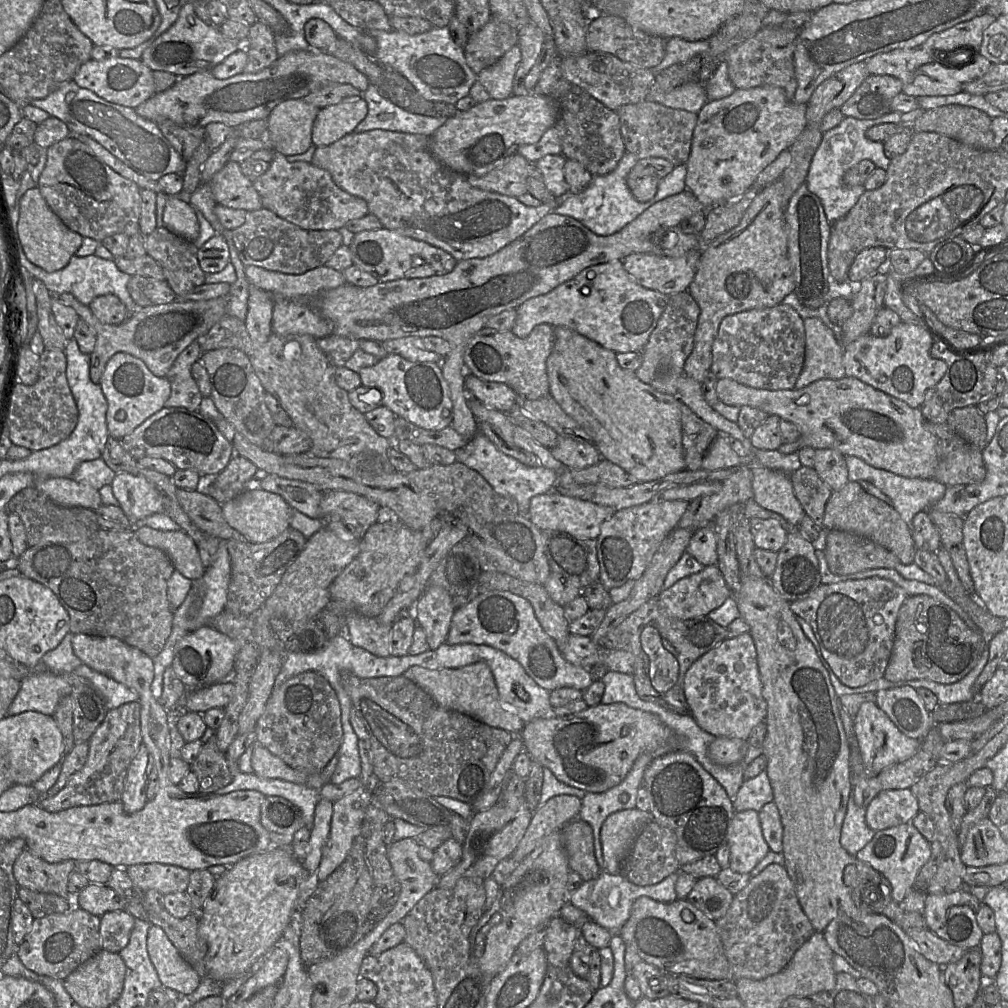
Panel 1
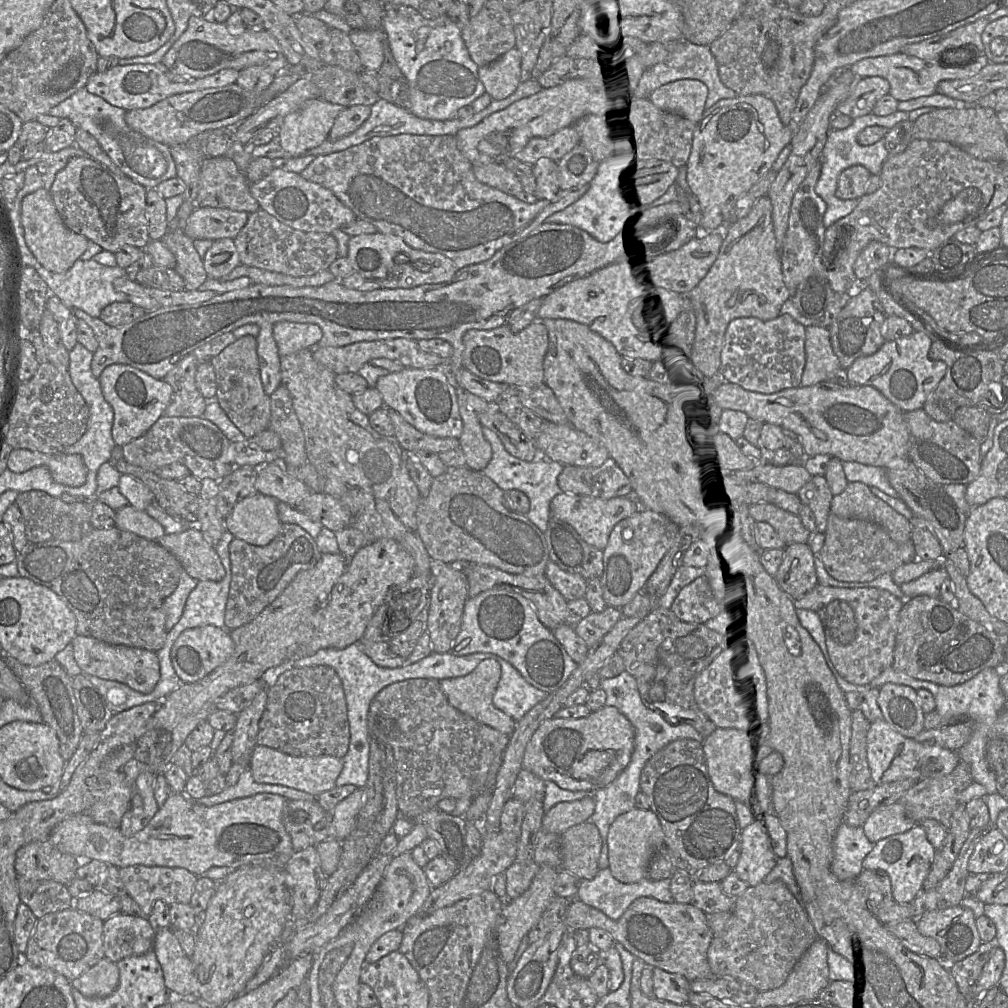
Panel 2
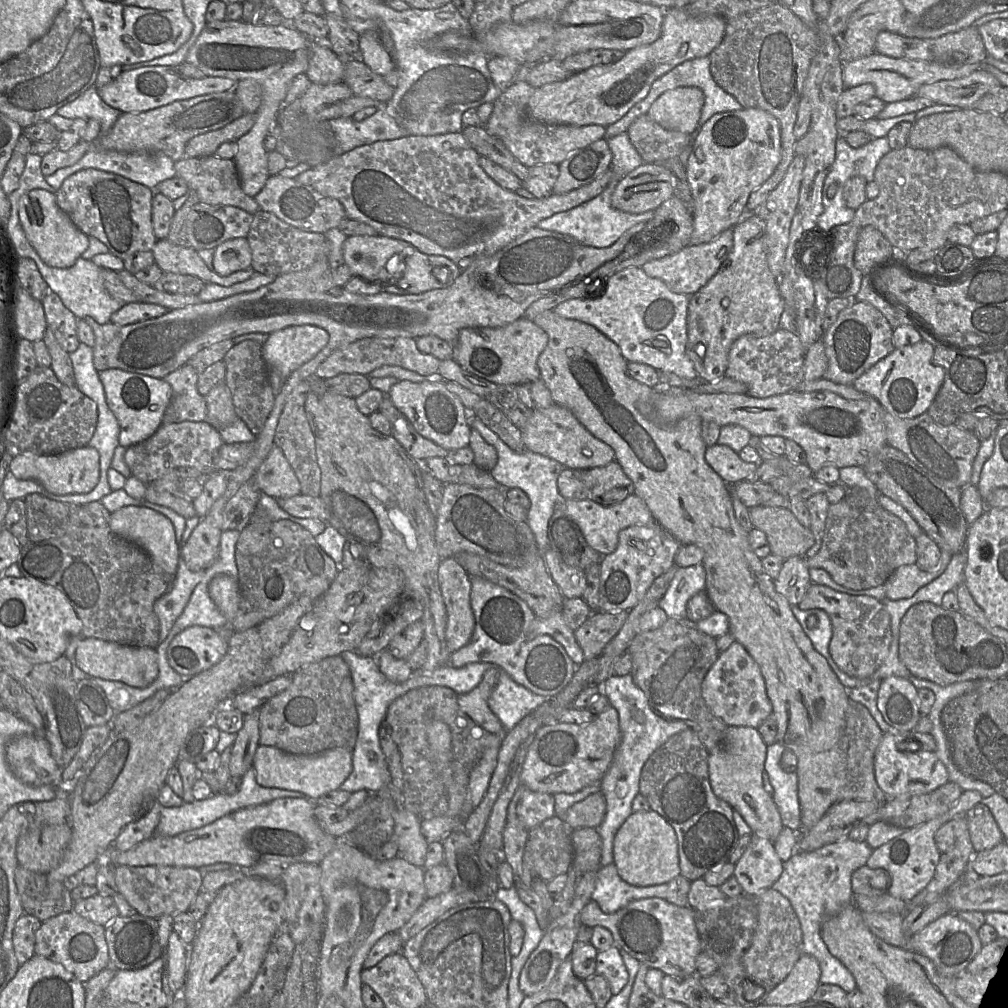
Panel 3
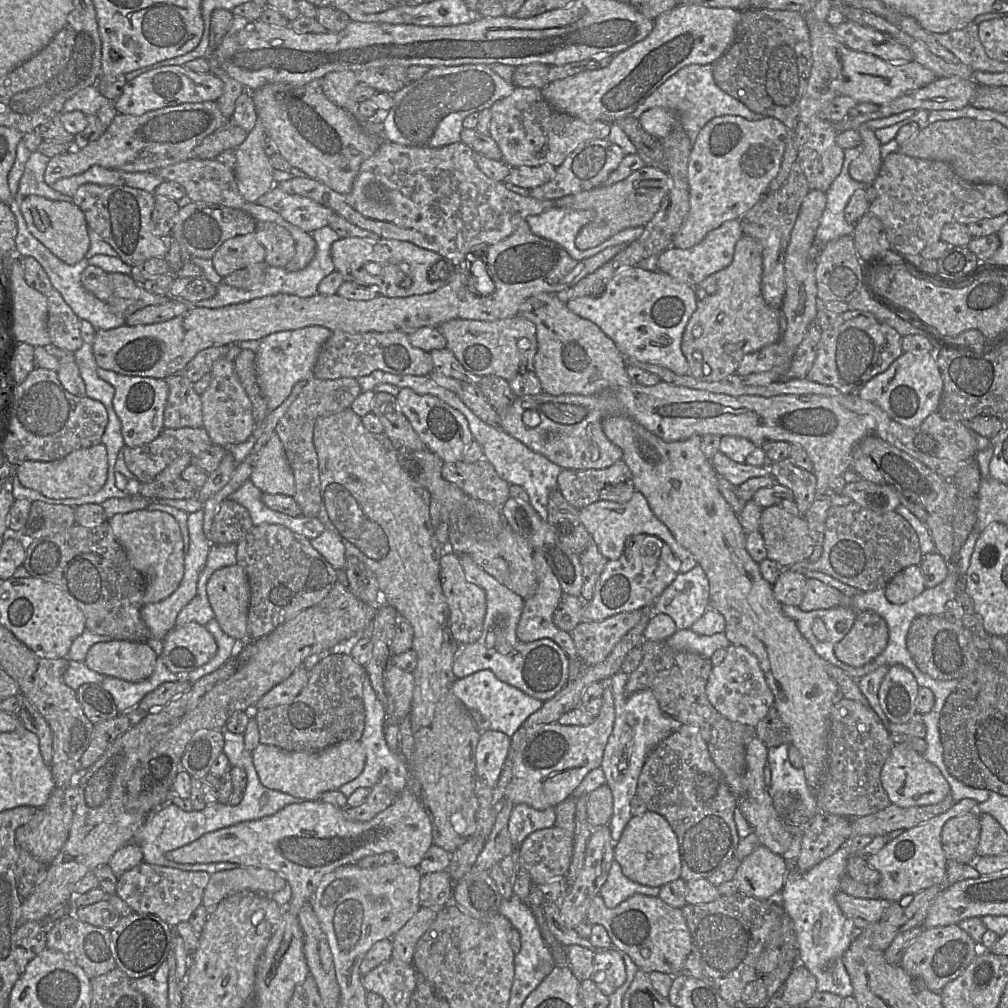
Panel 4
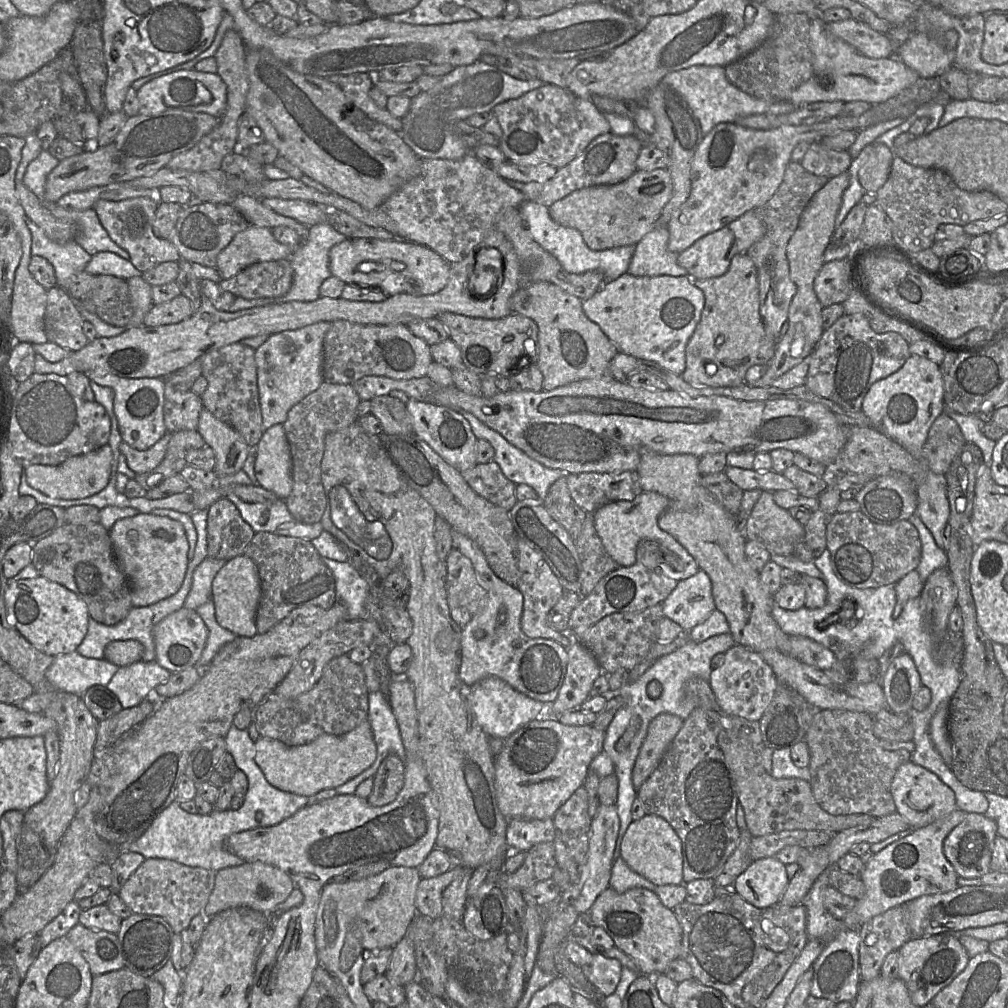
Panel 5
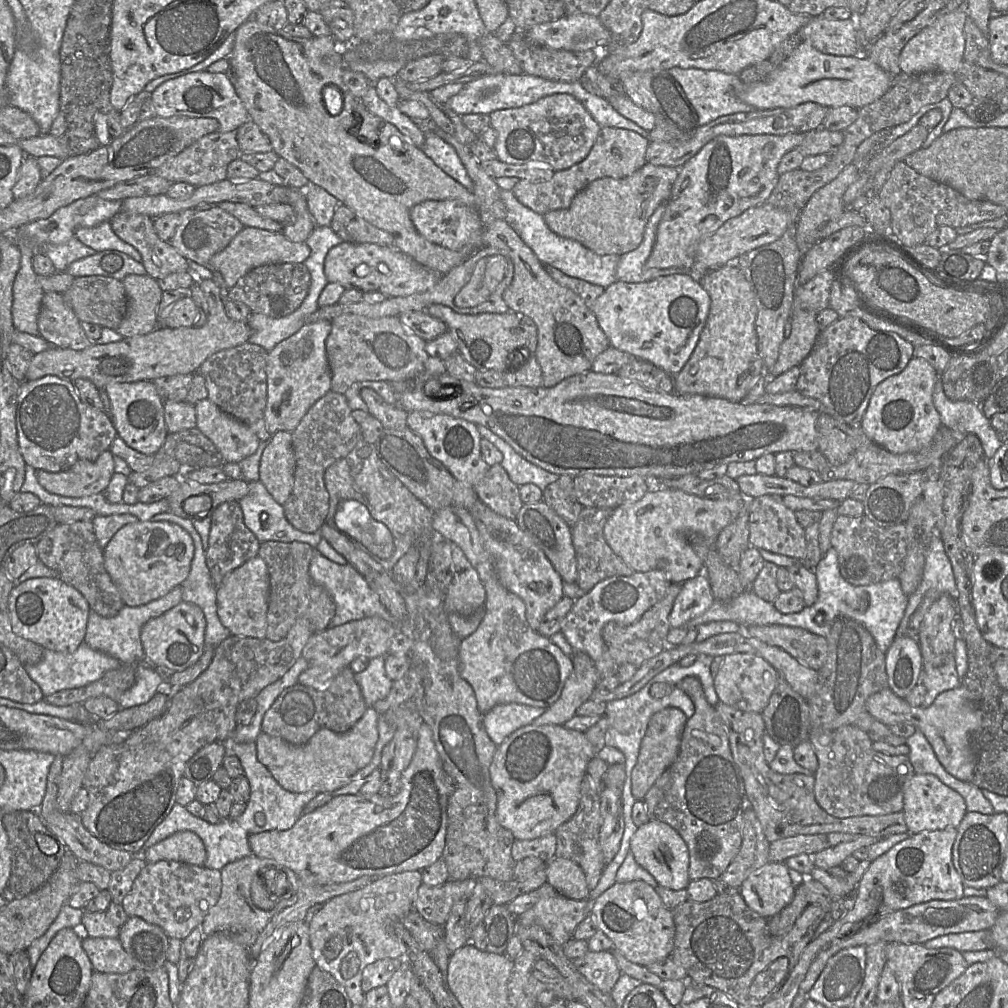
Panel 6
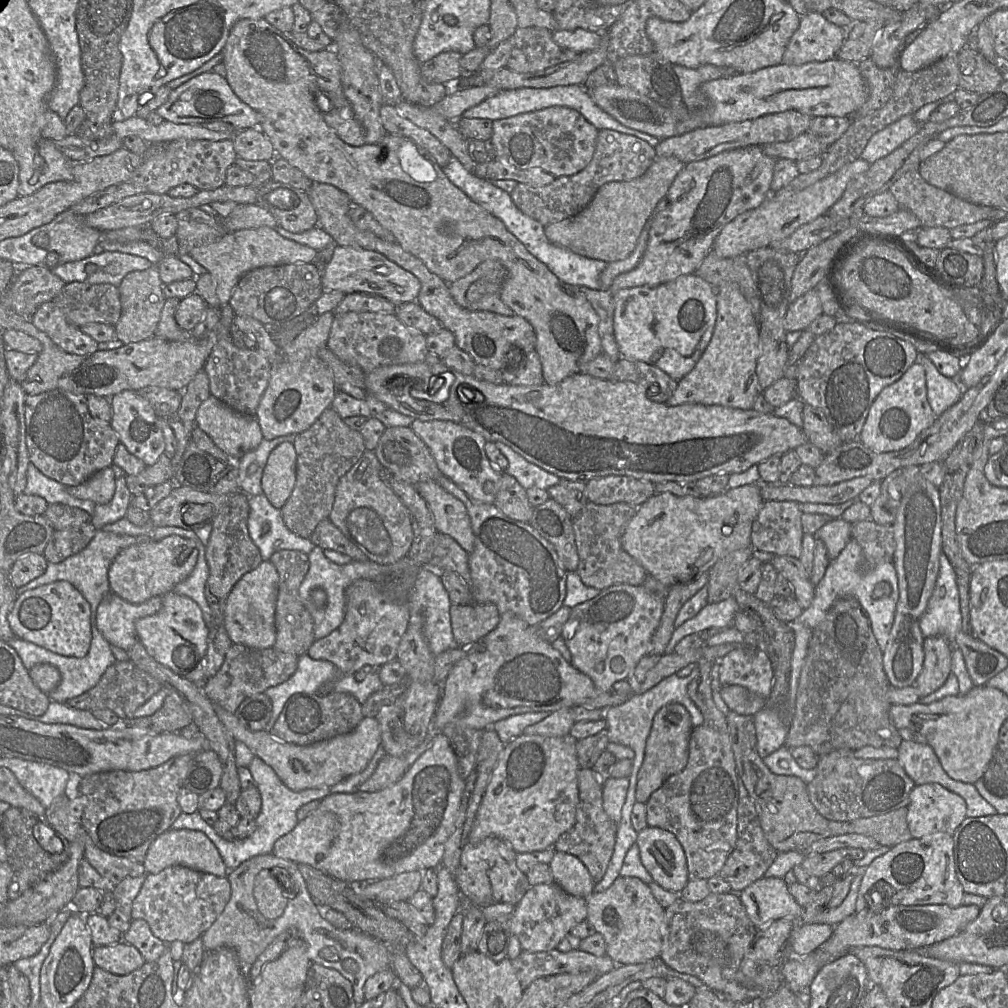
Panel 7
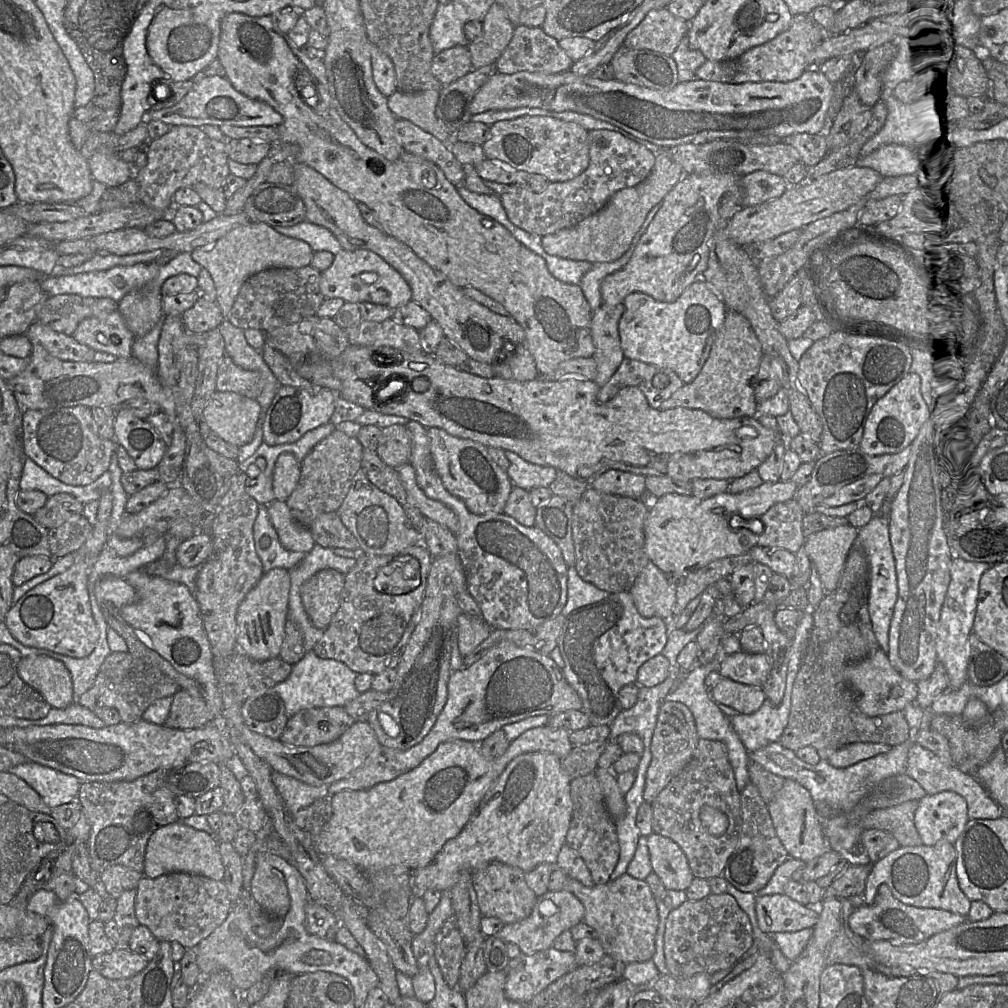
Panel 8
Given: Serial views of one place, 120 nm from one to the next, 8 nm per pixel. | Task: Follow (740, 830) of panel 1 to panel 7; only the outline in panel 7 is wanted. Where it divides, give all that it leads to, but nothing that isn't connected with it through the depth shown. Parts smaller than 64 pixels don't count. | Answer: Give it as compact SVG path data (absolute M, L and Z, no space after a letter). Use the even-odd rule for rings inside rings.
M764 876L743 889L740 892L739 898L749 918L757 928L764 927L770 922L781 918L796 921L803 910L803 907L789 893L788 885L783 878Z

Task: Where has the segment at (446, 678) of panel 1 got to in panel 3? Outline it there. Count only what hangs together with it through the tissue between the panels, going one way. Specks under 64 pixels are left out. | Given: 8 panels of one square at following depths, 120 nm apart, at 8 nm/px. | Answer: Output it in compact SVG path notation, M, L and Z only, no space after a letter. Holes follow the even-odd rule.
M496 668L487 669L480 683L471 691L458 695L458 705L476 723L494 734L505 734L505 729L496 714L490 709L488 698L498 680Z

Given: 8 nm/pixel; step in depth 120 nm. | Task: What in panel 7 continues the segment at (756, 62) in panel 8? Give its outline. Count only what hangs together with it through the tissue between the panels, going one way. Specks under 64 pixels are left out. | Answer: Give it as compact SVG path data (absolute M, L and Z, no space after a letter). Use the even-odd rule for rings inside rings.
M808 13L801 17L781 63L802 65L834 59L844 42L846 31L827 21L822 13Z

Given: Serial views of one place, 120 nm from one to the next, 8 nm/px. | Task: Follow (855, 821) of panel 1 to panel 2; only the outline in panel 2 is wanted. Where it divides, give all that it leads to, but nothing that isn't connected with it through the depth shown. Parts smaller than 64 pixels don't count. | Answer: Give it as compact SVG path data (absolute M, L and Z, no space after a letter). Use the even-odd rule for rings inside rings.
M842 822L833 840L831 870L841 881L855 880L863 869L863 860L874 847L863 826L851 827Z

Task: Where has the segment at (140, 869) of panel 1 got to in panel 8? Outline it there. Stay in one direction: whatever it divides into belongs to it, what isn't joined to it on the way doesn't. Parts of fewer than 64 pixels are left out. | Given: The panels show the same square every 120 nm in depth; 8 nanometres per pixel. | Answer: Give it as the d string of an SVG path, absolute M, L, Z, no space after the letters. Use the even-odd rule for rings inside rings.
M183 872L164 874L157 878L143 877L137 886L135 914L161 942L179 942L186 949L198 945L227 918L232 902L223 881Z

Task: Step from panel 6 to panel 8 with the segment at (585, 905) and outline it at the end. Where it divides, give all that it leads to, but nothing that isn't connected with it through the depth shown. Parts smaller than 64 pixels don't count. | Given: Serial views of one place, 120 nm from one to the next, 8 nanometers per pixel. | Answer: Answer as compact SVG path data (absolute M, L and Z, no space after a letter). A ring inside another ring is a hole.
M548 891L537 897L531 914L518 922L506 924L496 936L505 942L515 943L523 954L534 954L552 947L555 940L565 931L583 922L585 907L572 893L567 891Z

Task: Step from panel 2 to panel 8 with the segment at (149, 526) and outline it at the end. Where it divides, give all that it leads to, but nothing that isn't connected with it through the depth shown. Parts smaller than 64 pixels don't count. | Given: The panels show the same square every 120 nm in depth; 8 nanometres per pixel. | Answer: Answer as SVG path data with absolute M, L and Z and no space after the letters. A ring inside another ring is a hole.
M197 532L177 547L175 552L176 561L184 568L200 568L210 557L212 547L213 539L211 534Z

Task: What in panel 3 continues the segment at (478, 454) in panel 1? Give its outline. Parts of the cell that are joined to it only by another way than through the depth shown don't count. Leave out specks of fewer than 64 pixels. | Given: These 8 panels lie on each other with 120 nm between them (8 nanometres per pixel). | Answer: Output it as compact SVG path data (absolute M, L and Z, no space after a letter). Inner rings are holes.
M477 417L469 418L469 426L471 429L476 429L482 438L496 449L497 463L490 470L490 474L499 483L500 487L503 489L520 488L528 496L530 507L527 511L526 522L535 536L539 552L543 554L549 548L547 535L549 519L554 512L555 505L562 499L558 491L557 479L564 466L554 459L527 449L522 452L512 450Z

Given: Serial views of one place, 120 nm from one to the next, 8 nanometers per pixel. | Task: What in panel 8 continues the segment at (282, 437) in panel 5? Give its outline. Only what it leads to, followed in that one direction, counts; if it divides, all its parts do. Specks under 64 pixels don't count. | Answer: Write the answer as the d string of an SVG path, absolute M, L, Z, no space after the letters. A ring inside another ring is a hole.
M281 453L274 466L272 489L275 500L287 501L296 489L300 476L300 461L292 453Z

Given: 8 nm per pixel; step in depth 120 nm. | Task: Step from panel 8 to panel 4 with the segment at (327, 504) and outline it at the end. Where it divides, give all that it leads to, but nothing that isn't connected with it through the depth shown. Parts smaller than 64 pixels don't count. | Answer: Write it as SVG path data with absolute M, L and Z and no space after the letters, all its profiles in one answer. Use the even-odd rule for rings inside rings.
M311 377L276 426L275 432L283 444L294 475L295 494L293 498L299 505L302 516L317 517L321 507L318 457L313 444L314 424L319 417L327 417L351 408L351 404L361 392L355 378L324 380Z

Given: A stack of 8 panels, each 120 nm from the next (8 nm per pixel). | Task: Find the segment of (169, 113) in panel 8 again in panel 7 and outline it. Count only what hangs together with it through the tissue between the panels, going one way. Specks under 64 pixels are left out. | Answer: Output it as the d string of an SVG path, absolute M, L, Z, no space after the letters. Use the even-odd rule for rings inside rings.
M212 71L195 76L173 89L167 101L155 112L164 121L176 124L201 125L214 121L226 122L236 131L259 127L261 122L261 115L235 95L226 78Z

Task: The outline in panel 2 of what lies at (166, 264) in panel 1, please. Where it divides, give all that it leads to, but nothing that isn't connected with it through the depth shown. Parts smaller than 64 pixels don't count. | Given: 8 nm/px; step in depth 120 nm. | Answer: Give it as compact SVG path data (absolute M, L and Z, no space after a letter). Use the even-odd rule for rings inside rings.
M167 231L160 240L175 256L174 270L184 280L184 290L197 290L207 279L203 260L184 231Z

